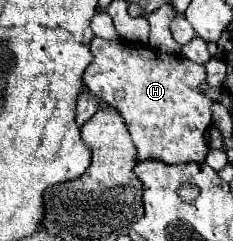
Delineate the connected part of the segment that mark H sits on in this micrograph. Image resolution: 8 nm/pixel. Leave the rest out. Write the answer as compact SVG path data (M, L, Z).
M91 40L93 62L87 66L83 74L83 82L87 88L109 106L117 108L123 116L131 140L137 148L137 162L159 160L165 164L187 164L187 162L203 162L209 146L205 140L205 130L211 126L211 106L213 100L205 94L203 86L207 86L207 72L201 64L195 64L179 54L173 56L173 68L169 68L169 54L157 52L149 46L129 44L123 40Z

